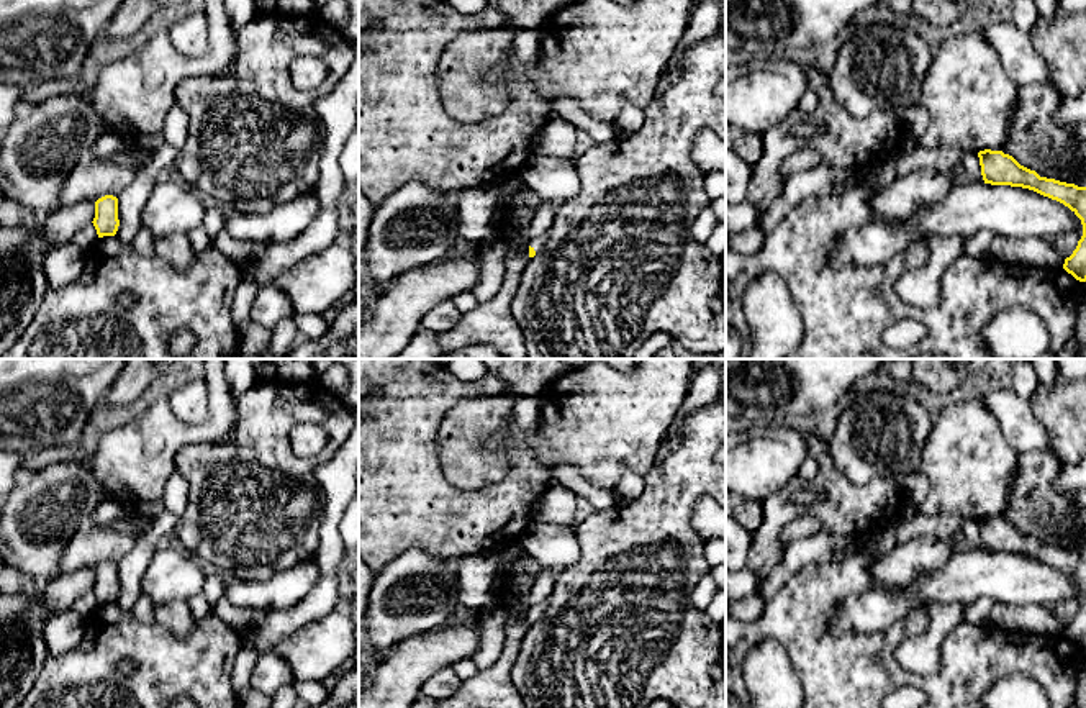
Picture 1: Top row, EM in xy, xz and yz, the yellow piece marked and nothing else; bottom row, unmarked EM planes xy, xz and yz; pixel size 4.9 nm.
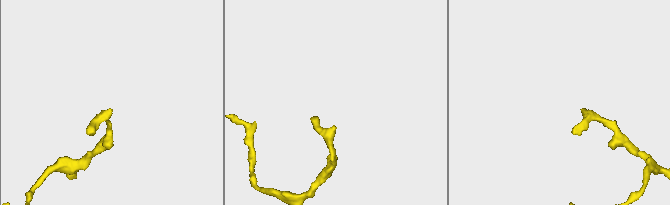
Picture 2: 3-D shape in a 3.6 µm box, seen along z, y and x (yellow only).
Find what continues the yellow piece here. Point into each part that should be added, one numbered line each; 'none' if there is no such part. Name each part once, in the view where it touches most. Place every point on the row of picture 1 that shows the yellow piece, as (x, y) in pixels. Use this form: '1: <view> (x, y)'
1: xz (538, 243)

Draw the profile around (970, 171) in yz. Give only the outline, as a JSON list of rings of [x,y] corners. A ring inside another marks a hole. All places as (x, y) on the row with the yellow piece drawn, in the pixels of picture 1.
[[[963,151],[958,174],[968,184],[983,184],[980,157],[976,152]]]

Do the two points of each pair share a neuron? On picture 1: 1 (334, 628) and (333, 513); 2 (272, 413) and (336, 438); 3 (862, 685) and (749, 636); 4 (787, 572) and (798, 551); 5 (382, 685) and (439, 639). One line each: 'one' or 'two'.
1: two
2: one
3: one
4: one
5: one

